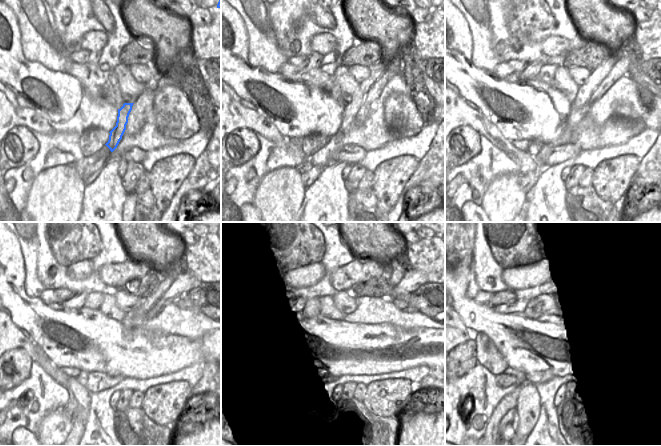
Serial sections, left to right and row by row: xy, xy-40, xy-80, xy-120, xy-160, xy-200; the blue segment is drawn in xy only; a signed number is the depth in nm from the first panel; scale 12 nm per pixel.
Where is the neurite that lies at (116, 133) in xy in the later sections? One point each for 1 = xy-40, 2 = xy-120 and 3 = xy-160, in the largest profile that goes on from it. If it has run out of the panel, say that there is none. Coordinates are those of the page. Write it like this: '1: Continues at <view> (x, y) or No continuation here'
1: Continues at xy-40 (323, 157)
2: Continues at xy-120 (146, 302)
3: Continues at xy-160 (396, 272)

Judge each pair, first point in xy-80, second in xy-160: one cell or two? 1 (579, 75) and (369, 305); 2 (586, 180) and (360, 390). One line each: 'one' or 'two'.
1: two
2: one

